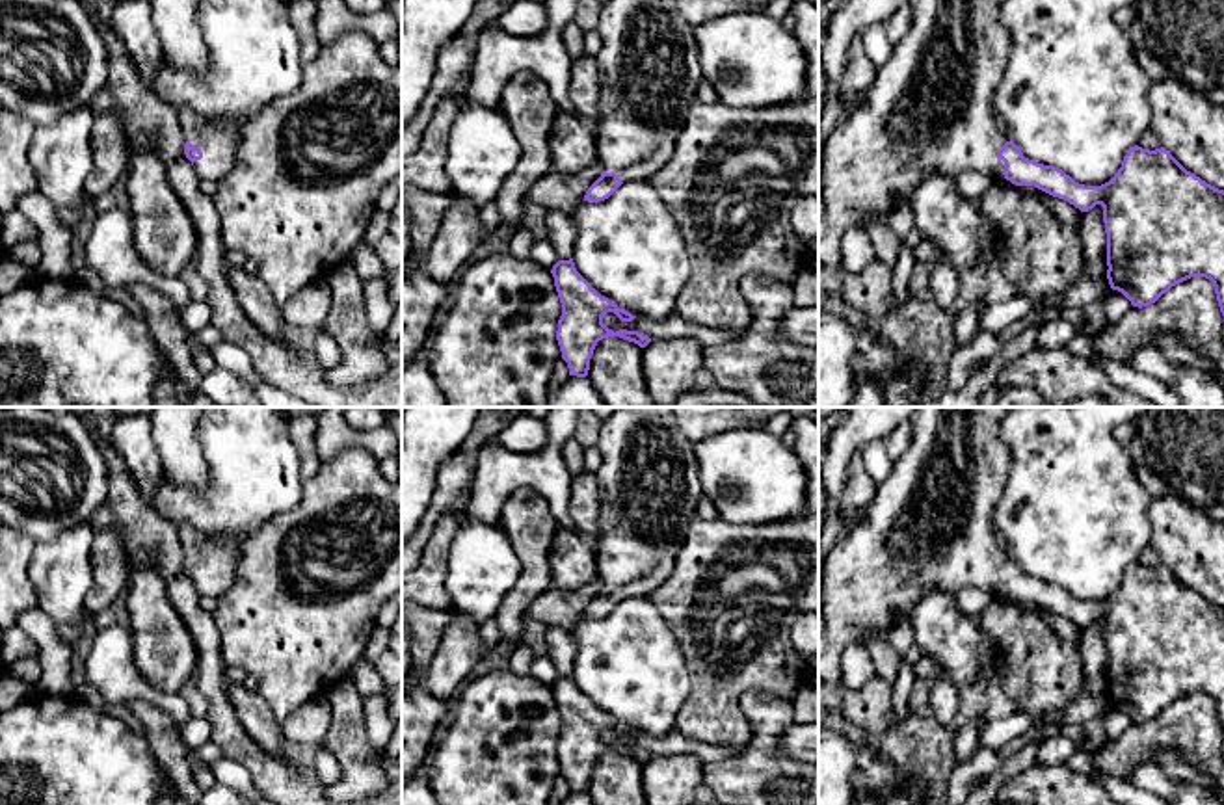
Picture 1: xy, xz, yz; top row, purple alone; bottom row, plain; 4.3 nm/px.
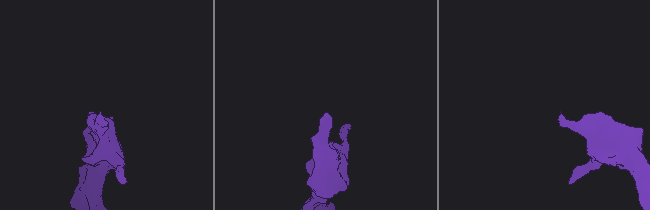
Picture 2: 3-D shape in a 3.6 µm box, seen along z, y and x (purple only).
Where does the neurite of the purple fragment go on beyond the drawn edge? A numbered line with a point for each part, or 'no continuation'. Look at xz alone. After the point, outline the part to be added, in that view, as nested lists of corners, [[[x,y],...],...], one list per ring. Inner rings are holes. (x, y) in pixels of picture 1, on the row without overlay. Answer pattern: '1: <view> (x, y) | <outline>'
1: xz (650, 488) | [[[618,407],[603,420],[597,450],[603,457],[595,472],[601,530],[592,537],[597,580],[603,587],[616,589],[621,599],[649,597],[672,574],[681,539],[703,500],[696,442],[679,429],[675,407]]]

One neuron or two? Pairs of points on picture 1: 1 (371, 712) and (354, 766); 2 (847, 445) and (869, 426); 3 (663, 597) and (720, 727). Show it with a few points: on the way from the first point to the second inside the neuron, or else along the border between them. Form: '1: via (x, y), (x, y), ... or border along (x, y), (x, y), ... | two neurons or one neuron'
1: border along (361, 699), (365, 735), (380, 759) | two neurons
2: via (852, 439), (864, 428) | one neuron
3: via (687, 629), (689, 644), (711, 672), (715, 696) | one neuron

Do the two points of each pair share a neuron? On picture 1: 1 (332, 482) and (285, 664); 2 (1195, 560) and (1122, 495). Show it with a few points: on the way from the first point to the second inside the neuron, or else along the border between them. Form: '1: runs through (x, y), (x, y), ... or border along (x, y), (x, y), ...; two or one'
1: runs through (287, 525), (274, 547), (285, 618); one
2: border along (1152, 497), (1148, 506), (1150, 543); two

